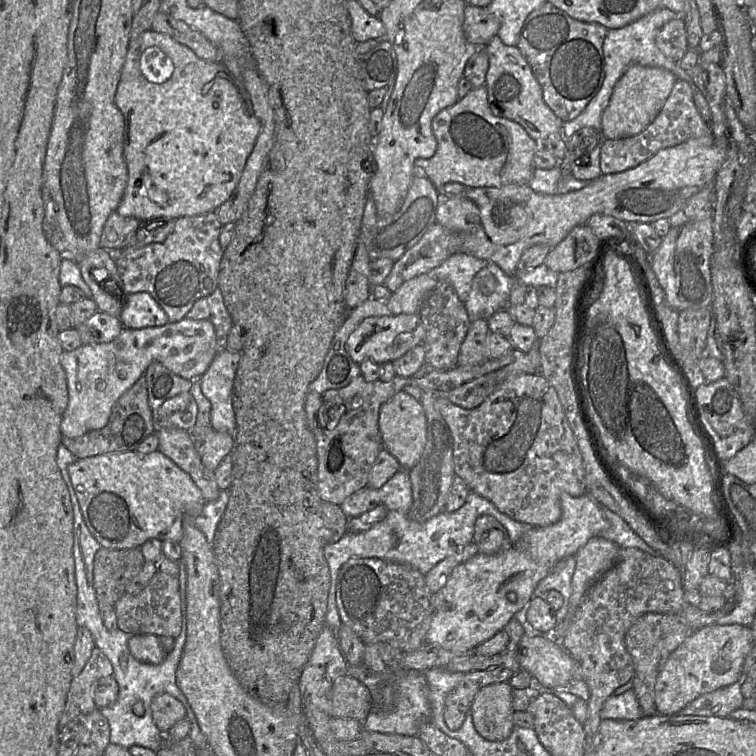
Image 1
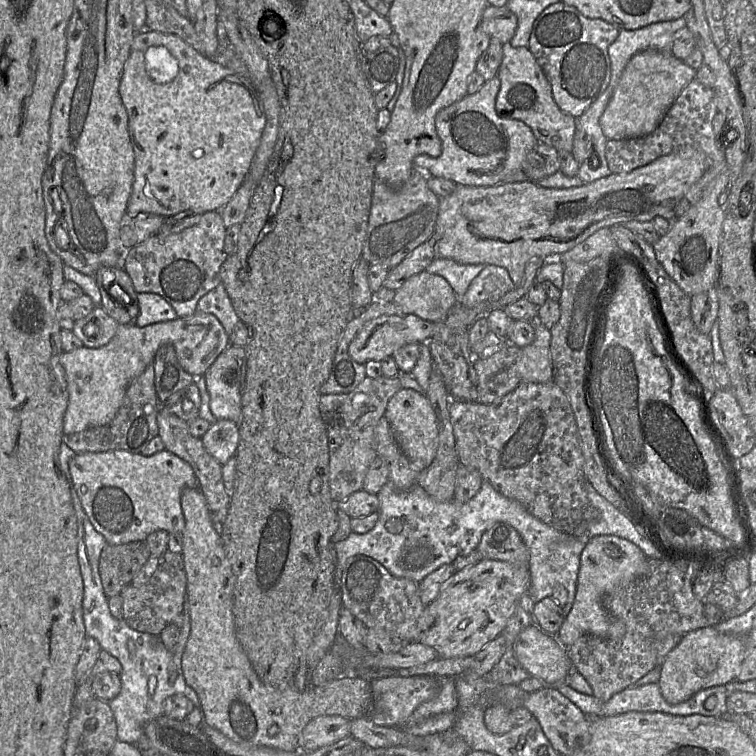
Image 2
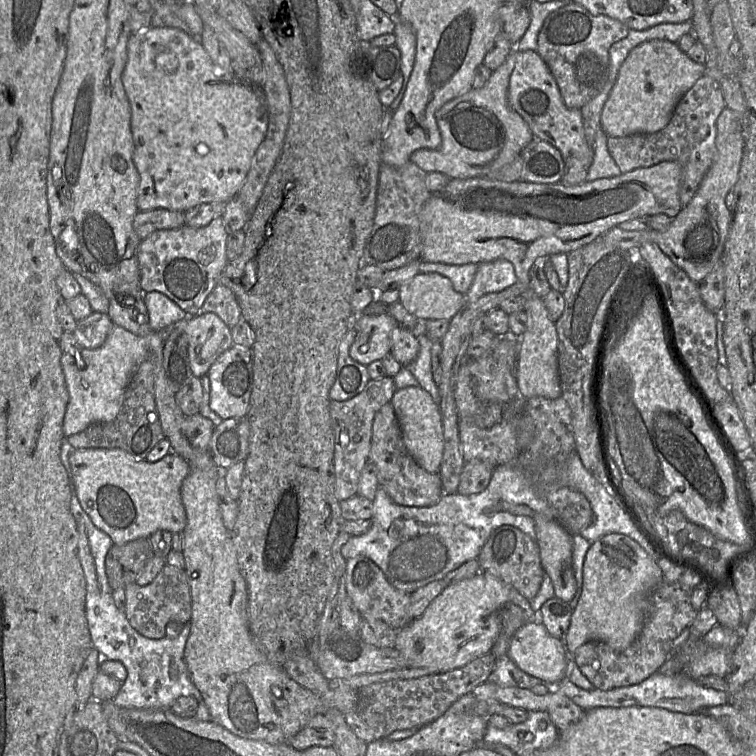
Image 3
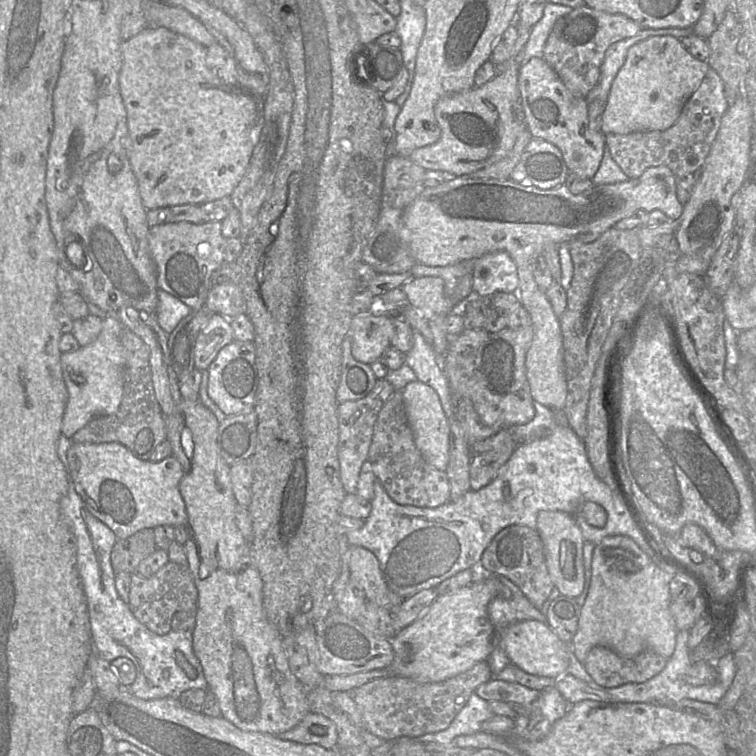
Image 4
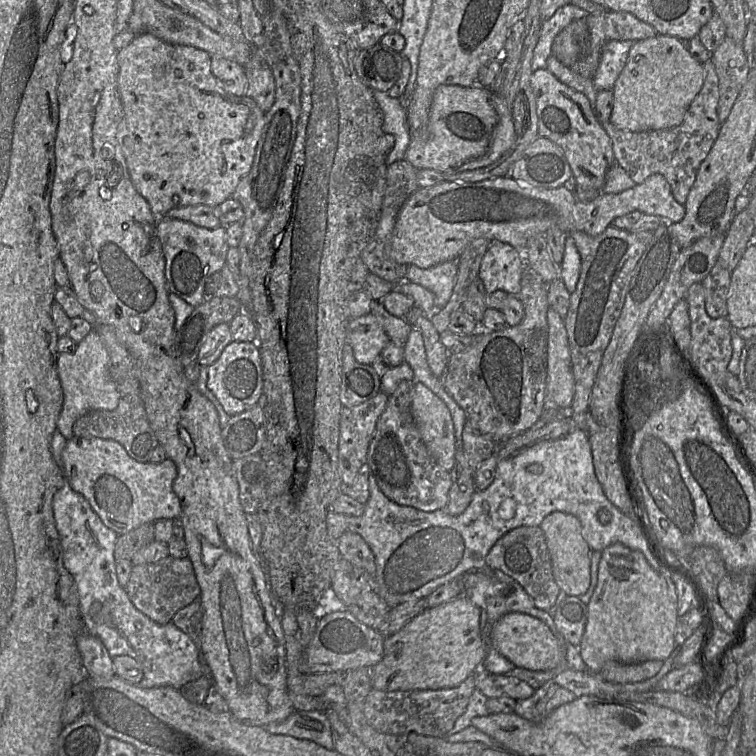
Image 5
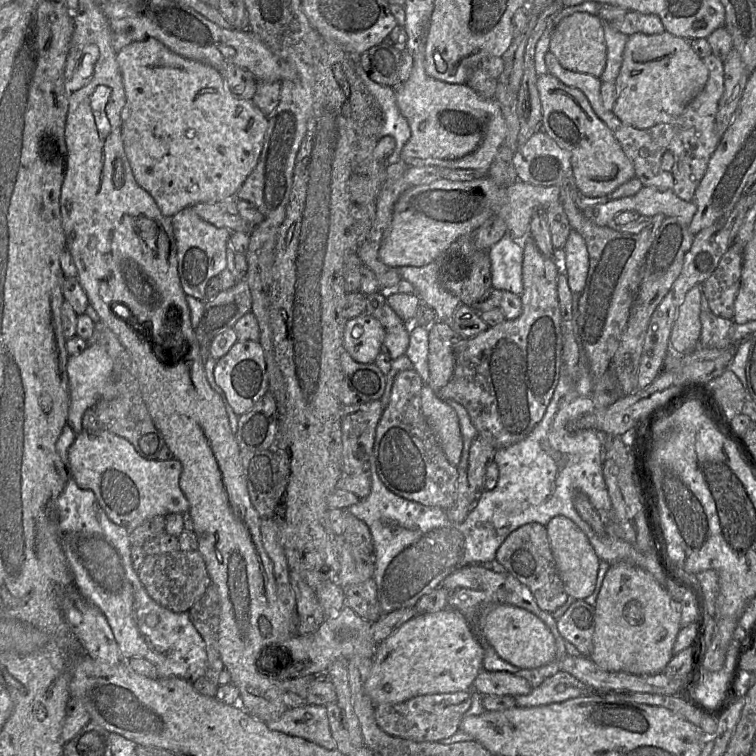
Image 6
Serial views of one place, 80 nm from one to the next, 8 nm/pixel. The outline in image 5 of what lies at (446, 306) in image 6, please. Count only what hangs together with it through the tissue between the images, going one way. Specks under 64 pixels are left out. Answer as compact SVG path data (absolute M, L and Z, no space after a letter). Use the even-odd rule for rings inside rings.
M450 260L427 268L407 265L405 280L419 284L434 295L435 310L448 302L458 273L458 261Z

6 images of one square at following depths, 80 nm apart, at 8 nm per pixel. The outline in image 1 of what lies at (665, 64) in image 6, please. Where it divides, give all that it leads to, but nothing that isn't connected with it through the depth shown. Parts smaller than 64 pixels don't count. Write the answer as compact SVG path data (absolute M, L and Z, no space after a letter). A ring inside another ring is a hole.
M630 66L616 83L610 101L602 113L601 125L606 139L621 139L641 133L656 118L669 97L676 76L663 68Z

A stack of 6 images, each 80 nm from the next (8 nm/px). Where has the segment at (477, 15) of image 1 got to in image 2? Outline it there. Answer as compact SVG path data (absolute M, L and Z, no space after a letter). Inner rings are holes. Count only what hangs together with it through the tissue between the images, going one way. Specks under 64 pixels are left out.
M489 5L483 13L481 26L491 38L509 43L517 28L517 17L506 6Z

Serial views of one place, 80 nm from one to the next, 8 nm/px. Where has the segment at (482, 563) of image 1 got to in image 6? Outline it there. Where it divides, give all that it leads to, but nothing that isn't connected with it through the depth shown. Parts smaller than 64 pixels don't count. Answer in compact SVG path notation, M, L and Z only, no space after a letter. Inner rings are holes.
M447 607L435 613L419 614L378 644L366 681L366 692L373 705L377 705L402 703L420 695L473 691L475 678L483 669L482 662L487 646L483 637L481 640L477 639L466 617L457 610Z

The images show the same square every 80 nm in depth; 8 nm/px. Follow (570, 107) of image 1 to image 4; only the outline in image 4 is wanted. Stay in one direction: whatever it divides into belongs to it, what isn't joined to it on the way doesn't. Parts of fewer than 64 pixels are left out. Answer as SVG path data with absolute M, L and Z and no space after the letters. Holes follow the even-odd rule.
M588 6L576 7L570 13L557 19L547 38L542 58L554 69L574 96L586 98L599 81L608 47L615 42L637 35L642 29L638 23L623 14L611 14Z

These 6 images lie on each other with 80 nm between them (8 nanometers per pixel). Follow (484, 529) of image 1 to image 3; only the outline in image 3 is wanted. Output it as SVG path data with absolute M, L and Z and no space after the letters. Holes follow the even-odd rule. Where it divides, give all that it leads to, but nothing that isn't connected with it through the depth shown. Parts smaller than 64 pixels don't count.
M503 525L491 533L477 561L481 571L498 577L529 601L537 595L545 577L536 540L510 525Z

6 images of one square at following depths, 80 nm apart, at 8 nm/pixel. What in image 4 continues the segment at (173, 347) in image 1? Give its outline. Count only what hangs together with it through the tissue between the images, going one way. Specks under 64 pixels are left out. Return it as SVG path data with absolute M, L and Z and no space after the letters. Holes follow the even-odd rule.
M212 314L195 342L195 368L200 371L207 370L220 350L233 340L230 320L219 314ZM106 317L98 337L75 352L61 354L63 379L68 391L68 402L64 412L61 431L67 438L98 416L112 415L120 407L124 388L126 350L121 342L123 325L120 321Z

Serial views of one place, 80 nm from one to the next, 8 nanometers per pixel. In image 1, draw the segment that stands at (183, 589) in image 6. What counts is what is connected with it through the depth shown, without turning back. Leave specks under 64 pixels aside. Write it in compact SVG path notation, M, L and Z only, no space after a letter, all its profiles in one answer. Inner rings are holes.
M158 571L138 594L124 593L114 605L117 627L130 635L153 634L176 638L181 631L181 599L178 576Z

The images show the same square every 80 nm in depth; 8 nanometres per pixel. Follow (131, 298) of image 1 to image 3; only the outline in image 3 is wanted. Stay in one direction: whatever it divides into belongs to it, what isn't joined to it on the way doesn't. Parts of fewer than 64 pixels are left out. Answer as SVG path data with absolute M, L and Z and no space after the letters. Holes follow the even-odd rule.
M158 291L145 293L143 301L148 312L148 324L154 331L164 331L188 316L174 301Z

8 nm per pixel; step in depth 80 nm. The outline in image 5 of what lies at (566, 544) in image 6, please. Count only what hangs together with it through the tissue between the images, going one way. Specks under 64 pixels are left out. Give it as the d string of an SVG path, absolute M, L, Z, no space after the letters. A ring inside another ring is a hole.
M555 511L548 514L539 527L545 537L554 580L561 592L567 596L581 596L590 584L591 549L582 536L580 522L571 514Z

